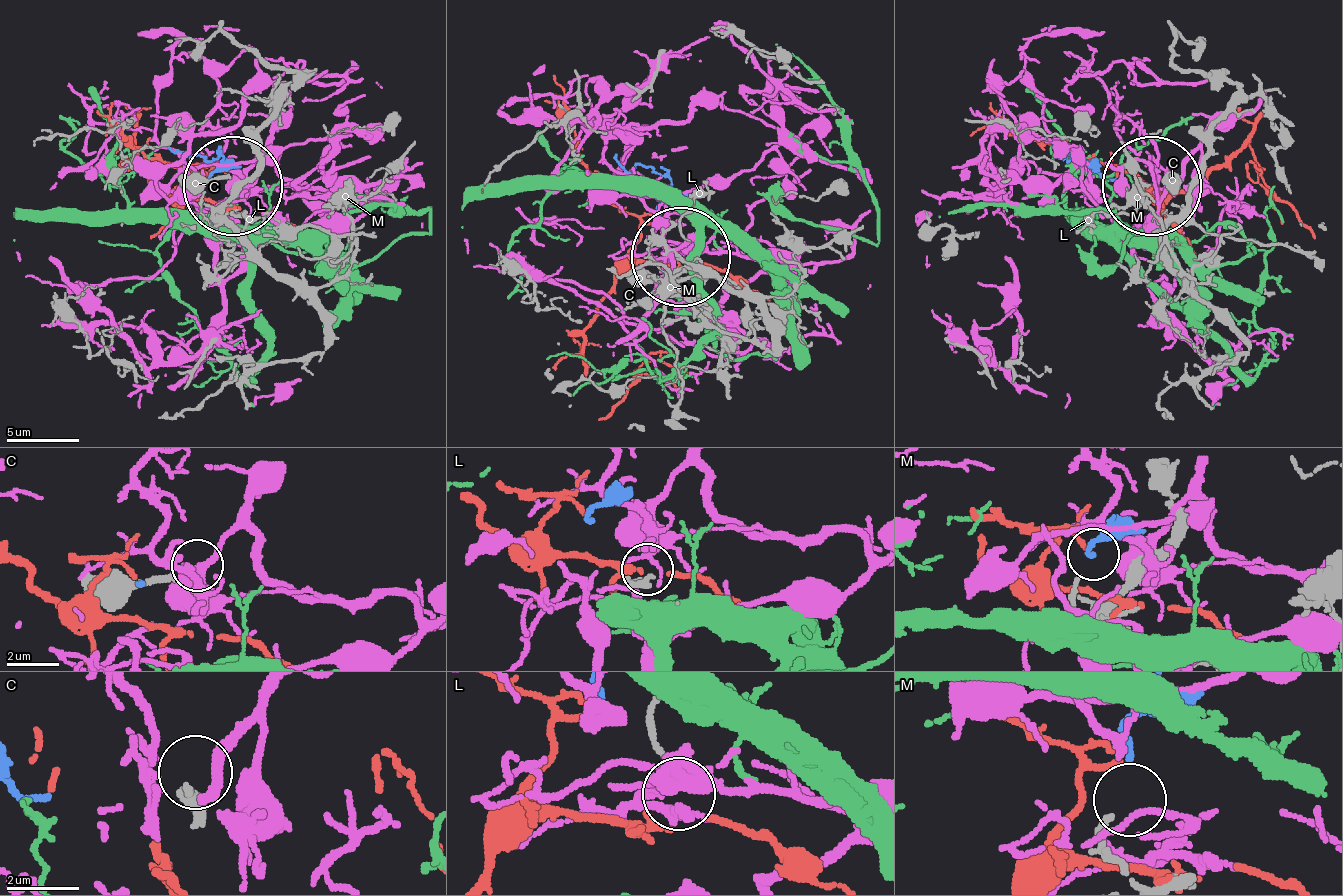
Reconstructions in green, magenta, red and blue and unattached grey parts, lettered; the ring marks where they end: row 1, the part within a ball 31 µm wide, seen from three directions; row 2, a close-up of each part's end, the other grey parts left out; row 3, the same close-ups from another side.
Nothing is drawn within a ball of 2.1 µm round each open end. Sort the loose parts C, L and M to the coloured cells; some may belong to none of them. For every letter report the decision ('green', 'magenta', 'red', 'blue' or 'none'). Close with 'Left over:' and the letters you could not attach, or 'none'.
C: none
L: red
M: blue
Left over: C

